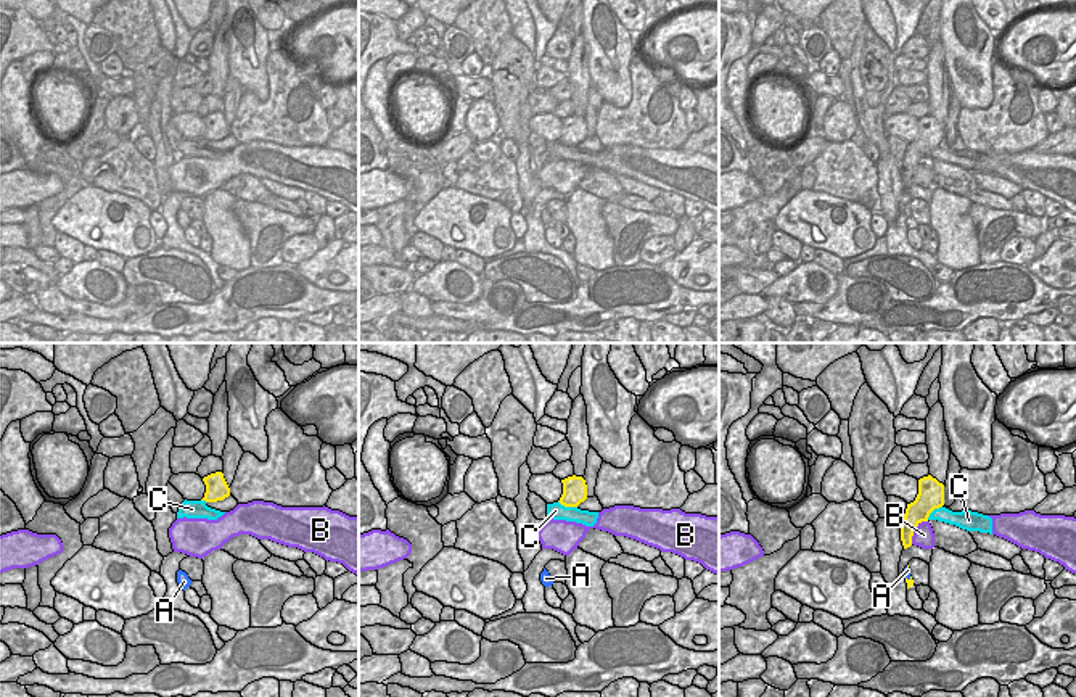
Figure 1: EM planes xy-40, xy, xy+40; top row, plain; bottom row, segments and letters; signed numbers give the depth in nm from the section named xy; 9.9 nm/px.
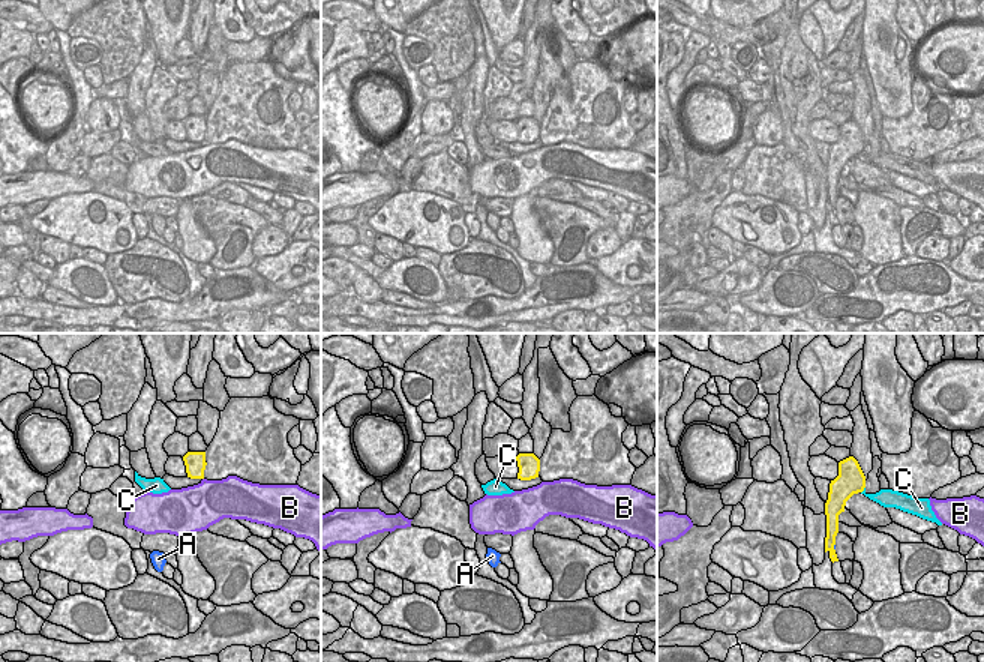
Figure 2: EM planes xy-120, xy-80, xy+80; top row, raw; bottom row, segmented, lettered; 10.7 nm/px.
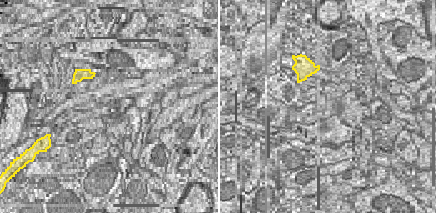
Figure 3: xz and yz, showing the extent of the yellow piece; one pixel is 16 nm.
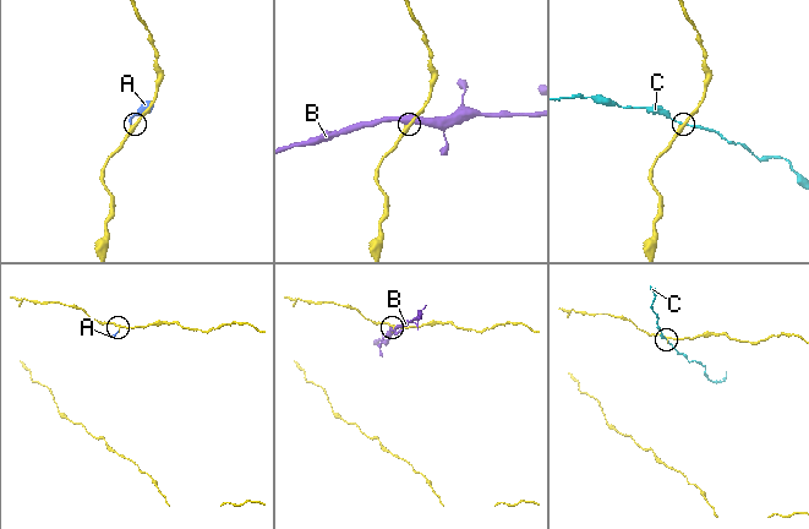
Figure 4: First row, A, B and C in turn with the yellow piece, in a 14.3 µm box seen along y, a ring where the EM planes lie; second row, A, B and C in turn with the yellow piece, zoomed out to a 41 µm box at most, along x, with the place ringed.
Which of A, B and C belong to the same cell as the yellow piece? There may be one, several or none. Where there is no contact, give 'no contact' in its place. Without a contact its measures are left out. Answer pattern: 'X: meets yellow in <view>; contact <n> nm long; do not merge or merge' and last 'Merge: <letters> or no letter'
A: meets yellow in xy+40; contact 150 nm long; merge
B: meets yellow in xy+40; contact 300 nm long; do not merge
C: meets yellow in xy; contact 200 nm long; do not merge
Merge: A

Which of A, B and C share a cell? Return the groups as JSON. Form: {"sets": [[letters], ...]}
{"sets": [["A"], ["B"], ["C"]]}

